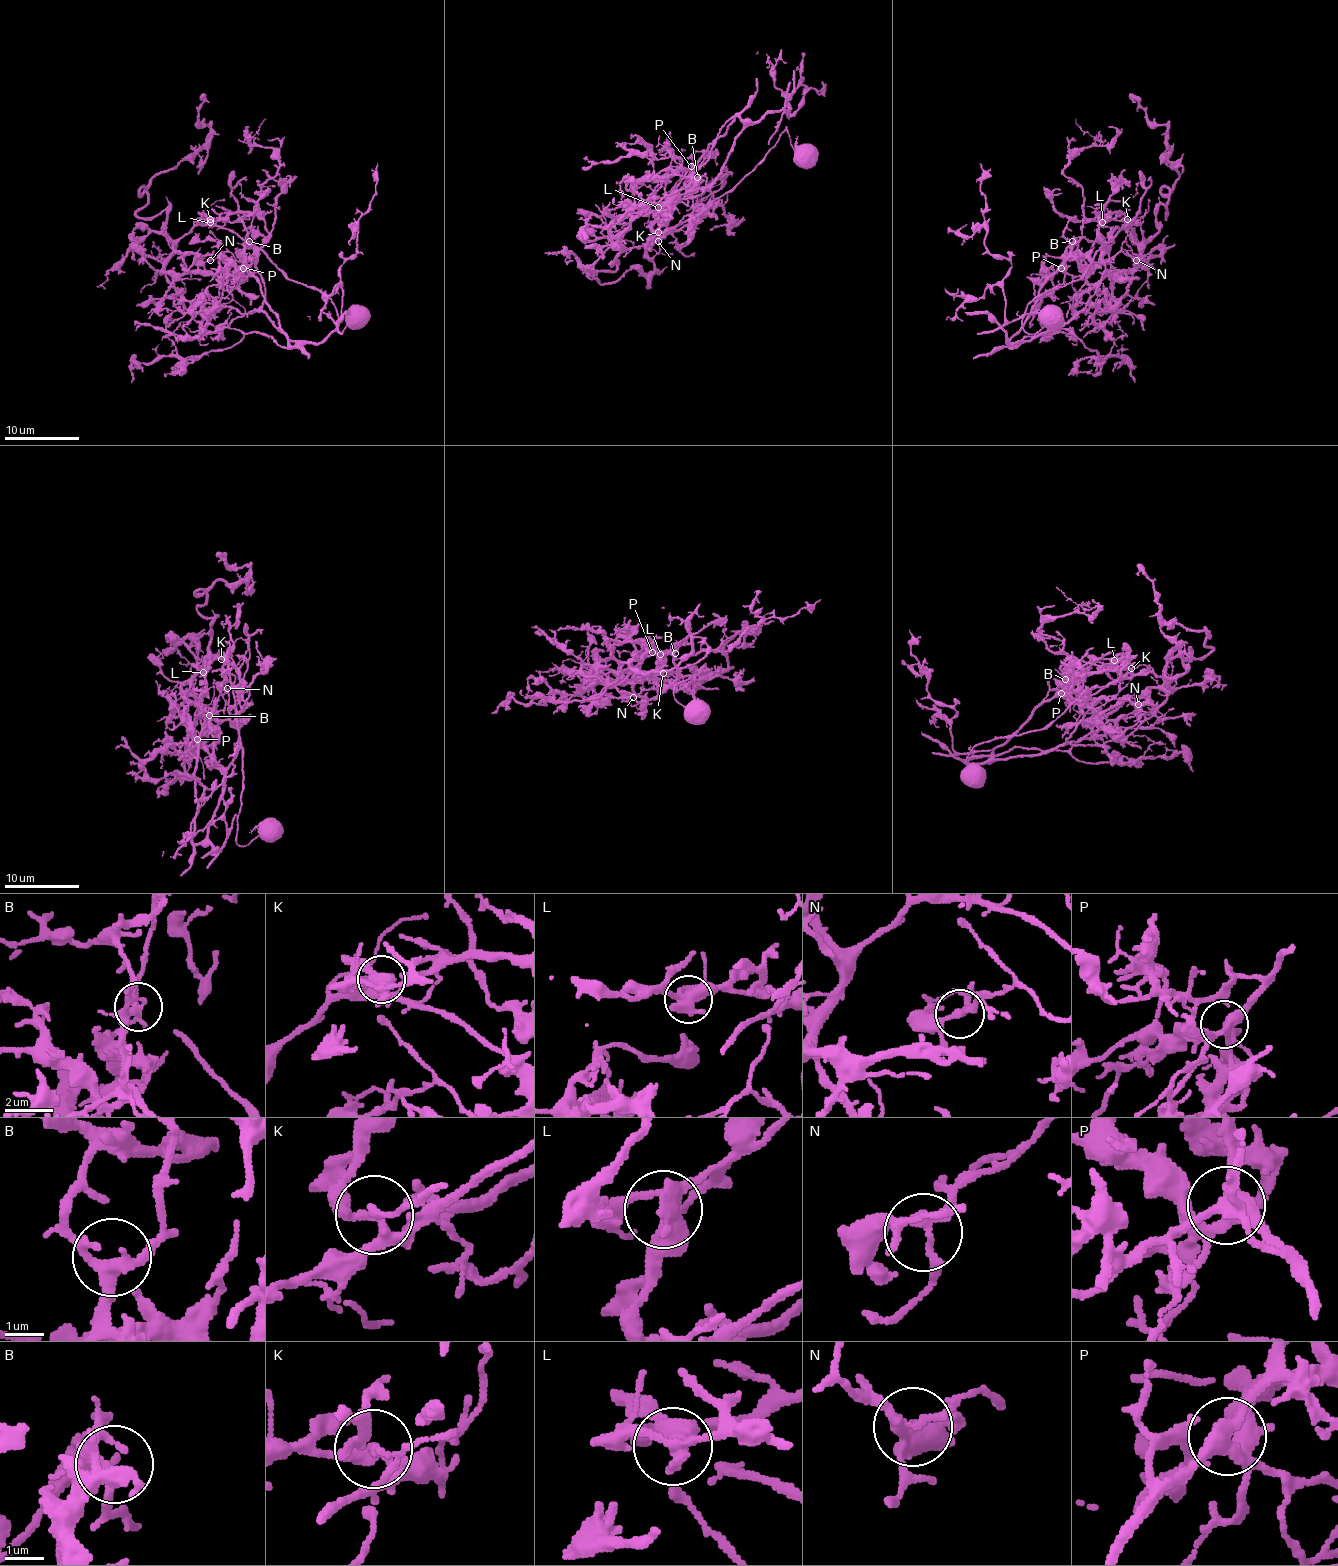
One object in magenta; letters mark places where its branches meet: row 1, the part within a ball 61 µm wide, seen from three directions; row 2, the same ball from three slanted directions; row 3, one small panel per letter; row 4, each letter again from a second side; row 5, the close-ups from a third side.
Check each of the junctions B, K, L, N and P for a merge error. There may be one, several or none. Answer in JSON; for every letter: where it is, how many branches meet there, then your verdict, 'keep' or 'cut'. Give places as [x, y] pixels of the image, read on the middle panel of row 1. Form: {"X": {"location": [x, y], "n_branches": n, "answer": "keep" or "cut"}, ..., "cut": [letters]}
{"B": {"location": [697, 177], "n_branches": 4, "answer": "keep"}, "K": {"location": [658, 232], "n_branches": 3, "answer": "cut"}, "L": {"location": [658, 207], "n_branches": 3, "answer": "keep"}, "N": {"location": [658, 241], "n_branches": 3, "answer": "keep"}, "P": {"location": [691, 166], "n_branches": 3, "answer": "keep"}, "cut": ["K"]}

